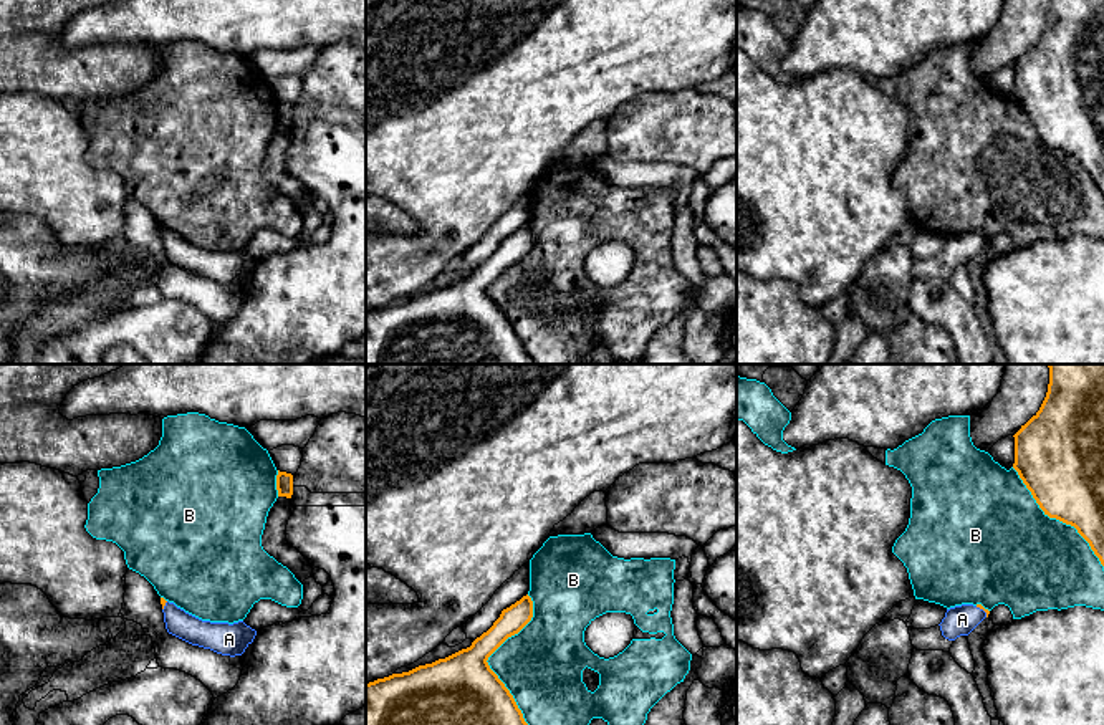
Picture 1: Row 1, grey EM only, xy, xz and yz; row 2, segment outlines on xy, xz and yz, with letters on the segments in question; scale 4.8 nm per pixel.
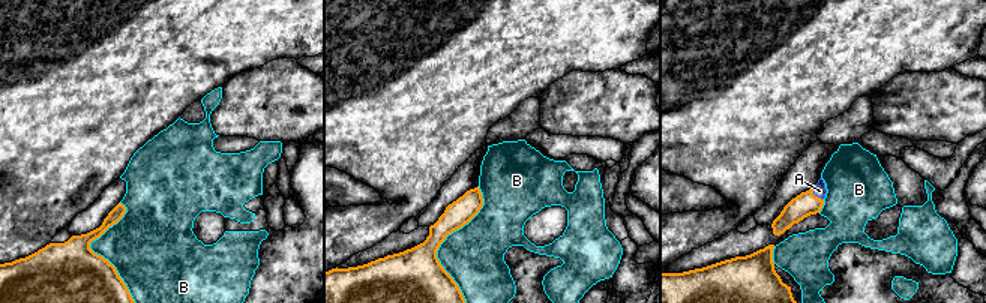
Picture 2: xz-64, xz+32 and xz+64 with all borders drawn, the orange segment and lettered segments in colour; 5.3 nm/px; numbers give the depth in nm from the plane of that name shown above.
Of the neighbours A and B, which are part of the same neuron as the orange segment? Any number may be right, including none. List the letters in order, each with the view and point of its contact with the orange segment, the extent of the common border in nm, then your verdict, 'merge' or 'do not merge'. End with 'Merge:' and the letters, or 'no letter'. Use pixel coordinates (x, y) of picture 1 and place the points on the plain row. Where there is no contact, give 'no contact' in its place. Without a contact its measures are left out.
A: meets orange in yz at (982, 237); contact 80 nm long; merge
B: meets orange in xz at (487, 292); contact 700 nm long; do not merge
Merge: A

